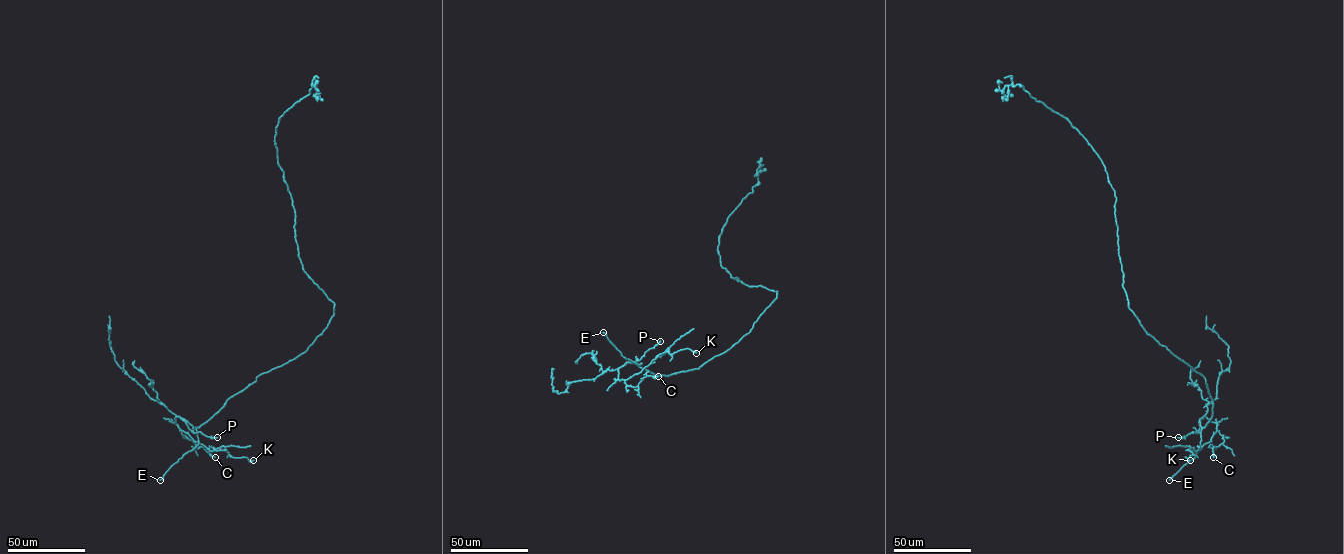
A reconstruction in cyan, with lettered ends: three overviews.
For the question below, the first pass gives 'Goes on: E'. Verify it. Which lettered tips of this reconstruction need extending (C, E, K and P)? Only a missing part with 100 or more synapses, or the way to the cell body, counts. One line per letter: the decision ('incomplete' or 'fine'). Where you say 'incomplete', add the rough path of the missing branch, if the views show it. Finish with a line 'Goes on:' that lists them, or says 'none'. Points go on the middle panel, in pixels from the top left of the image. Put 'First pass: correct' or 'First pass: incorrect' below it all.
C: fine
E: incomplete; course (603, 332), (594, 329), (587, 333)
K: fine
P: fine
Goes on: E
First pass: correct

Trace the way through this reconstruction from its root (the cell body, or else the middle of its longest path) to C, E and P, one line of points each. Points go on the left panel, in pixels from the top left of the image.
C: (324, 330), (305, 352), (259, 375), (199, 427), (175, 417), (182, 434), (215, 457)
E: (324, 330), (305, 352), (259, 375), (196, 427), (198, 444), (160, 480)
P: (324, 330), (305, 352), (259, 375), (199, 427), (183, 420), (194, 432), (217, 437)

